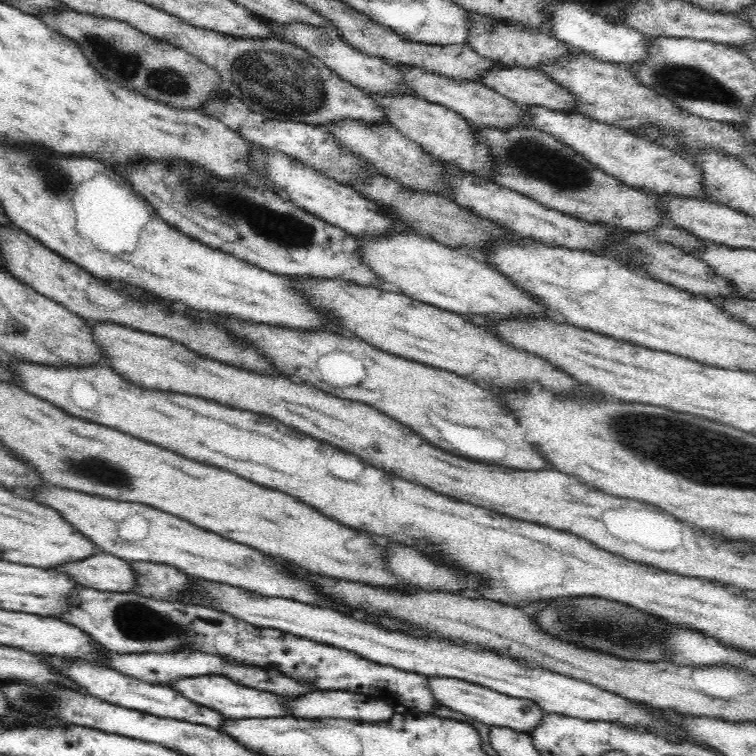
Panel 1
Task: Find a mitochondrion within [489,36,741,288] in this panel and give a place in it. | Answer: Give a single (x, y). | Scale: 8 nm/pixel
(532, 158)

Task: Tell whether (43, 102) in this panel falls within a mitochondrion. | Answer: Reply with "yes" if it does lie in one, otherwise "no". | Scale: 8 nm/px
no

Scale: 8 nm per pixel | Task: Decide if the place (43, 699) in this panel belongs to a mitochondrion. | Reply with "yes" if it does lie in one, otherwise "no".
yes

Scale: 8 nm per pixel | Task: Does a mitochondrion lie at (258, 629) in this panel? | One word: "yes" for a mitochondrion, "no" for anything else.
no

